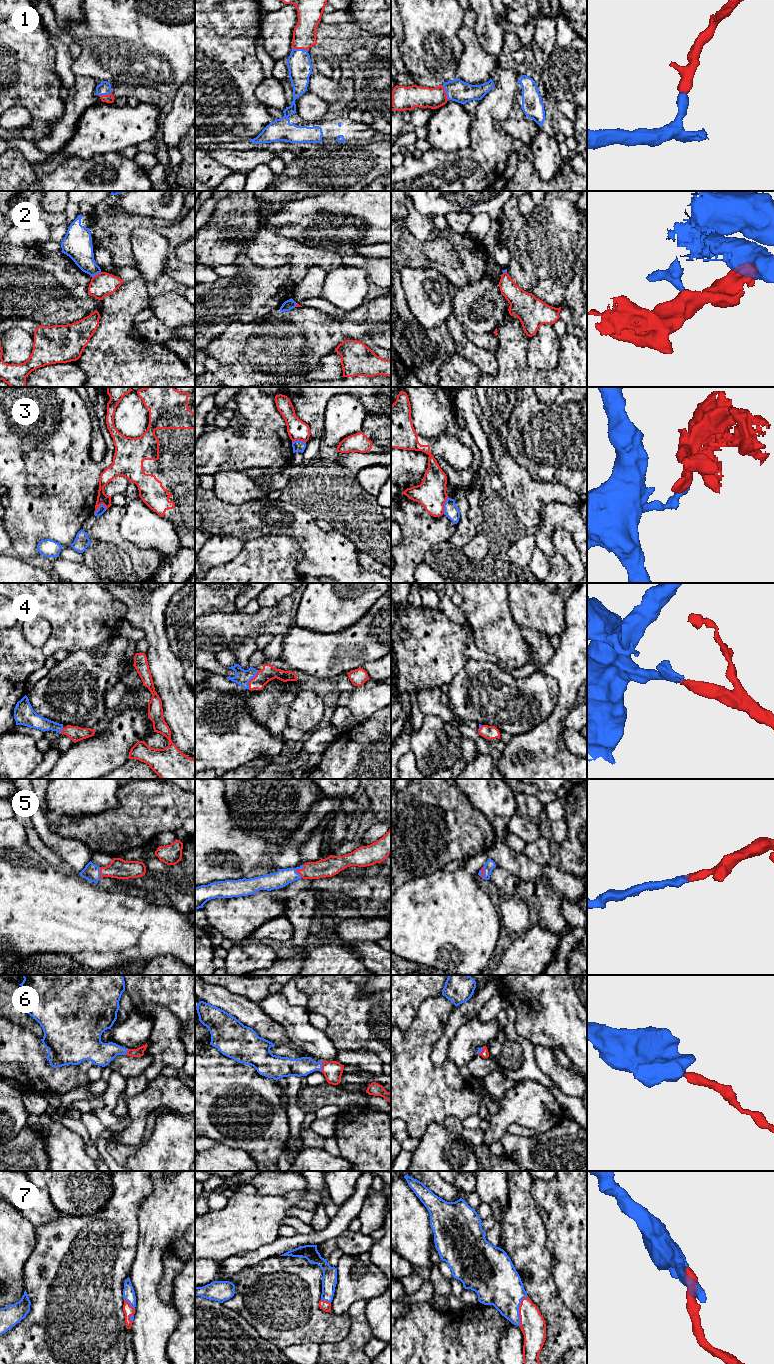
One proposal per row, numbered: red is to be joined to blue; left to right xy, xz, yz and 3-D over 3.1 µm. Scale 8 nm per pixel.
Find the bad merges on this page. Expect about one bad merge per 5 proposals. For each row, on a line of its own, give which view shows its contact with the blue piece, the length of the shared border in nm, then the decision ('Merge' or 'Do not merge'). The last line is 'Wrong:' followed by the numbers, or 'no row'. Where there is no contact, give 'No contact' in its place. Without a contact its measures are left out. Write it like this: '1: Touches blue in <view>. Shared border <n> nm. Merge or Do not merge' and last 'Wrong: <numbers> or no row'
1: Touches blue in xz. Shared border 120 nm. Merge
2: Touches blue in xy. Shared border 90 nm. Do not merge
3: Touches blue in yz. Shared border 140 nm. Do not merge
4: Touches blue in xz. Shared border 170 nm. Merge
5: Touches blue in xz. Shared border 110 nm. Merge
6: Touches blue in xz. Shared border 100 nm. Merge
7: Touches blue in yz. Shared border 260 nm. Merge
Wrong: 2, 3

